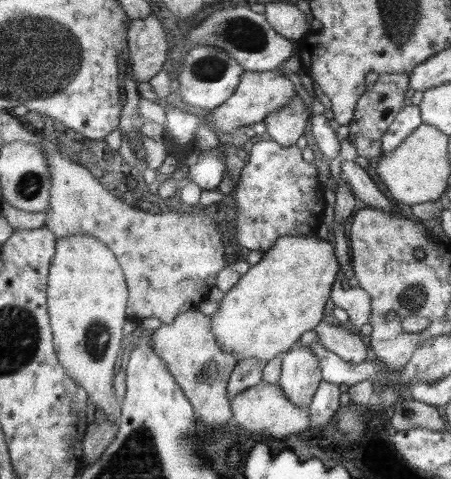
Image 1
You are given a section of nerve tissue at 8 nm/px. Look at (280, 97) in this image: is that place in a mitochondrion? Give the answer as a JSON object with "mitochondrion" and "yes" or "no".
{"mitochondrion":"no"}

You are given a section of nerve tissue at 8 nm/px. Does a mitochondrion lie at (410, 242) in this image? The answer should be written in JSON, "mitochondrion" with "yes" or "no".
{"mitochondrion":"no"}

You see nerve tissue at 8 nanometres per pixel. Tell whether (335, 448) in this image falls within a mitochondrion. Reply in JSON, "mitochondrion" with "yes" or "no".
{"mitochondrion":"no"}

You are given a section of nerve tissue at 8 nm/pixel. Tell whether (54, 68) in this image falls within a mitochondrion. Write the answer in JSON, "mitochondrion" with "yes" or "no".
{"mitochondrion":"yes"}

